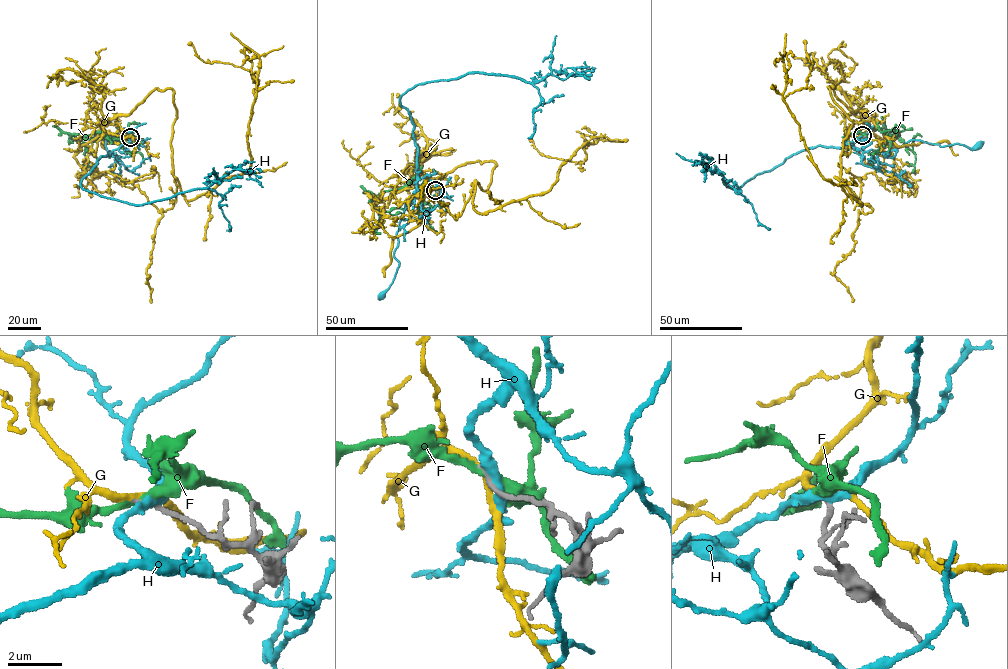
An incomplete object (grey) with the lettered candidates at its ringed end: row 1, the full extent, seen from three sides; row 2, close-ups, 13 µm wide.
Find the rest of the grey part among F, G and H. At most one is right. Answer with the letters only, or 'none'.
G

